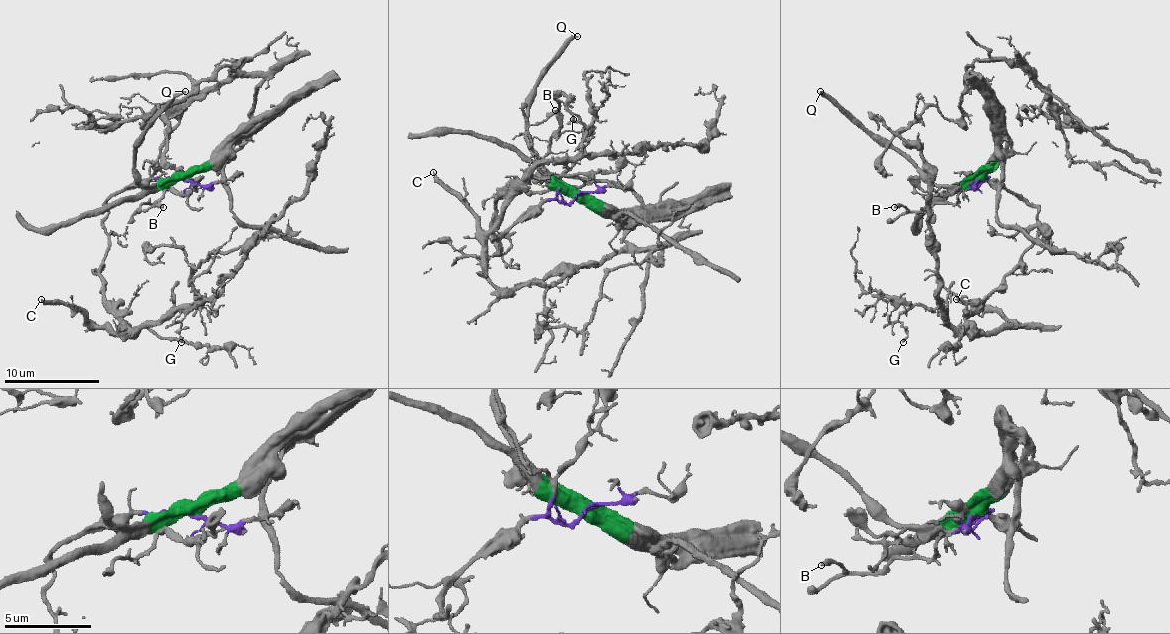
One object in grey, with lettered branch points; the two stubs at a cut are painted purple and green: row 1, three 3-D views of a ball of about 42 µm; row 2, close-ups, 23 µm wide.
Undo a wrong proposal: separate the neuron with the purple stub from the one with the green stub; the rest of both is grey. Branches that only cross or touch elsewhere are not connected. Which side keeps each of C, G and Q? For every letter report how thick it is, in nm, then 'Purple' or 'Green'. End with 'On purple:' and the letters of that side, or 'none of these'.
C: Thickness 240 nm. Purple
G: Thickness 140 nm. Purple
Q: Thickness 280 nm. Green
On purple: C, G

